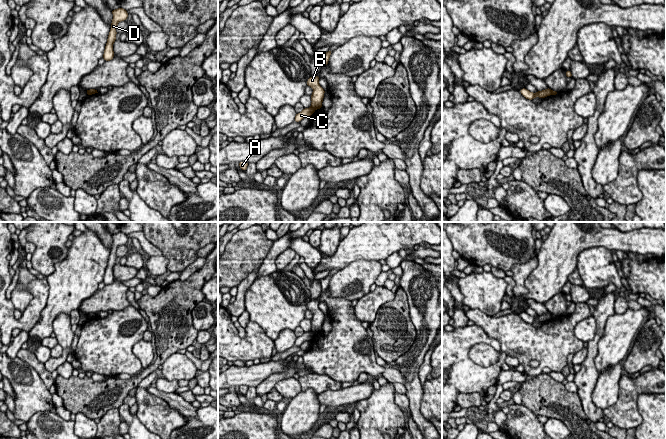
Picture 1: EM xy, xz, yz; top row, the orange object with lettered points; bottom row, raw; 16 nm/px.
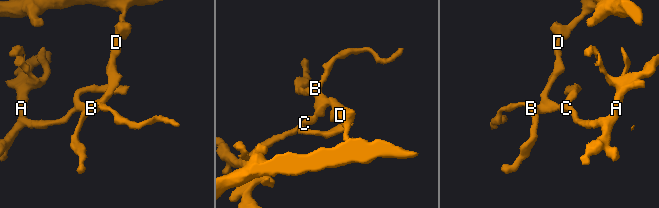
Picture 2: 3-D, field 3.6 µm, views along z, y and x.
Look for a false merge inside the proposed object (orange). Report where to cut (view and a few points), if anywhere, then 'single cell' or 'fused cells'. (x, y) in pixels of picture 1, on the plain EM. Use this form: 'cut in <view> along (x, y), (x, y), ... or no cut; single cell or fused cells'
cut in xz along (311, 330), (315, 333); fused cells

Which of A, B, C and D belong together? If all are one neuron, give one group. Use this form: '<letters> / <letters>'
A C / B D

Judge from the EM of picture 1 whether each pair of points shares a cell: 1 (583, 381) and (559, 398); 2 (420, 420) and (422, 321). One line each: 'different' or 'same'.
1: different
2: same

